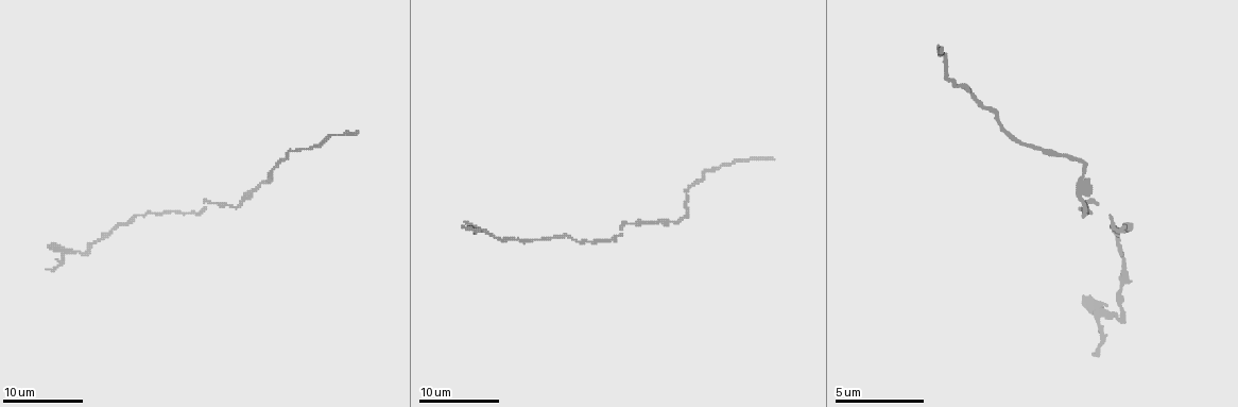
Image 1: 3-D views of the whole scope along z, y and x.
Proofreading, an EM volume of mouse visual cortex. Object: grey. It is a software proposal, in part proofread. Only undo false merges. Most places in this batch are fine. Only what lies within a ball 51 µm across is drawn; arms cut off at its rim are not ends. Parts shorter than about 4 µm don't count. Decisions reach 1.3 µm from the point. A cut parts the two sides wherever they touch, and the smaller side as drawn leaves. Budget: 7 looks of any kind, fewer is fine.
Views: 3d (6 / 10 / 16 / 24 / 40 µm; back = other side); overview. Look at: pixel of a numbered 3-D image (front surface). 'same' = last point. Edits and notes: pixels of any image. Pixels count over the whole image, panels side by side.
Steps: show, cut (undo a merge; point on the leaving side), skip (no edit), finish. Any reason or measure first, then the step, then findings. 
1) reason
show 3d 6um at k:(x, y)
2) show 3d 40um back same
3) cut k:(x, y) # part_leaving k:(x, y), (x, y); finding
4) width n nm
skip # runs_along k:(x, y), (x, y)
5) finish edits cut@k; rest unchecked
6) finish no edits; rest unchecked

show 3d 16um at 1:(138, 214)

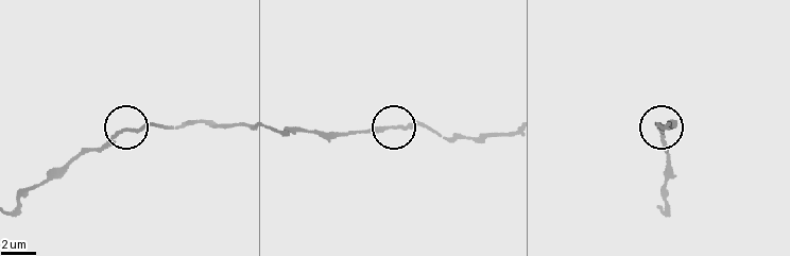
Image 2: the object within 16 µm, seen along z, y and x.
show 3d 6um at 2:(394, 126)

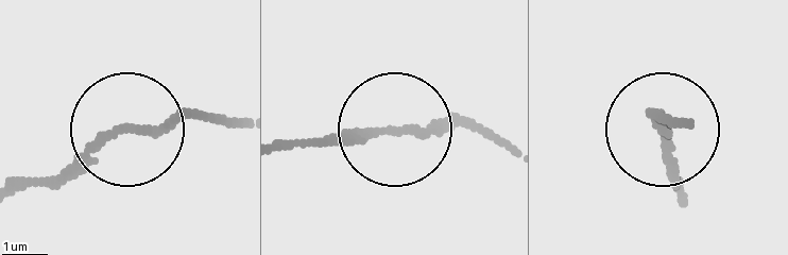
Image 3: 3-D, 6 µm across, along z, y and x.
width 170 nm
skip # continuous, no second neuron

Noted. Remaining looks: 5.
narrows sharply
show 3d 10um at 1:(95, 241)

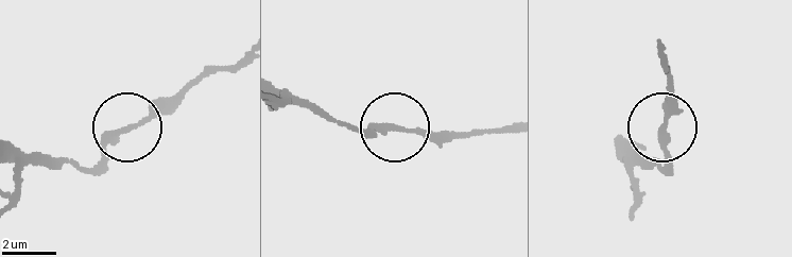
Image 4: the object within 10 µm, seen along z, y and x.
show 3d 10um back at 4:(665, 126)

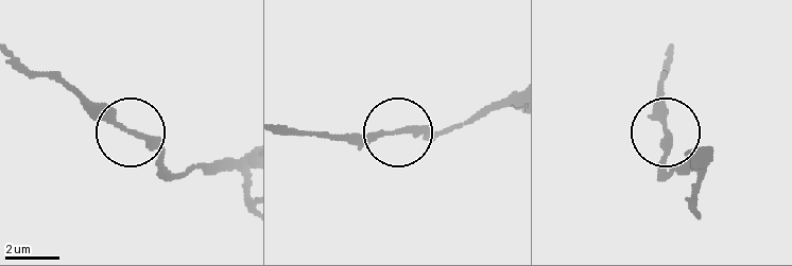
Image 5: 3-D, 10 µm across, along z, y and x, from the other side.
skip # runs_along 5:(285, 127), (305, 135), (447, 130); all the same neuron

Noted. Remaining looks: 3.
sudden change in width
show 3d 16um at 1:(238, 206)

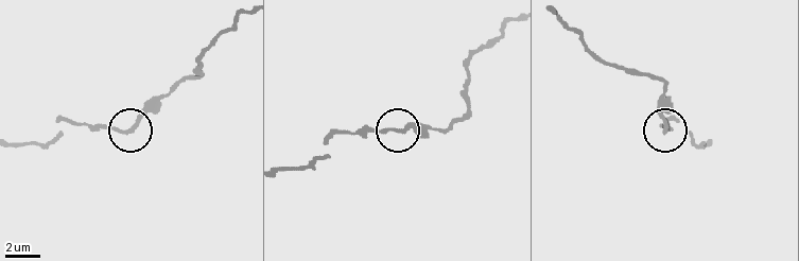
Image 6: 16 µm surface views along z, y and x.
show 3d 6um at 6:(666, 128)

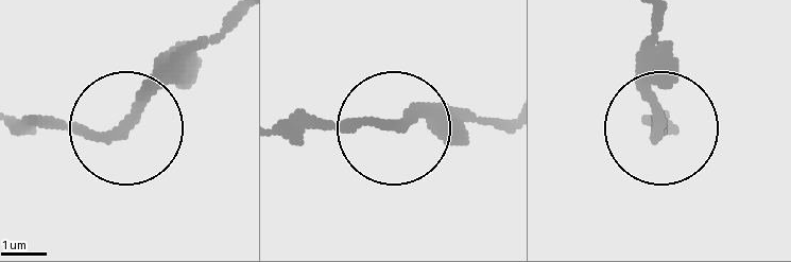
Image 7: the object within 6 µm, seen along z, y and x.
skip # runs_along 7:(282, 129), (473, 118); continuous, no second neuron

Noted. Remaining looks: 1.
finish no edits; rest unchecked

